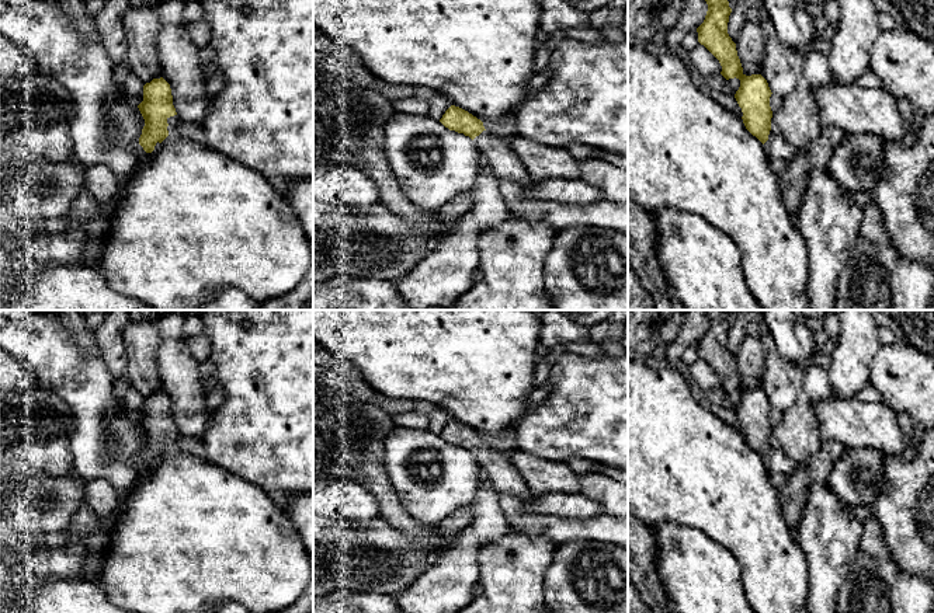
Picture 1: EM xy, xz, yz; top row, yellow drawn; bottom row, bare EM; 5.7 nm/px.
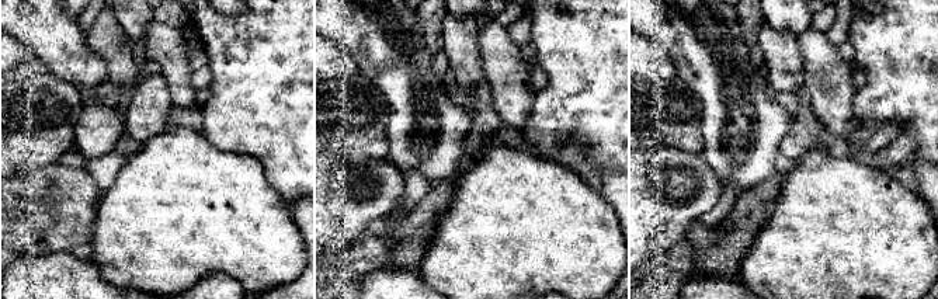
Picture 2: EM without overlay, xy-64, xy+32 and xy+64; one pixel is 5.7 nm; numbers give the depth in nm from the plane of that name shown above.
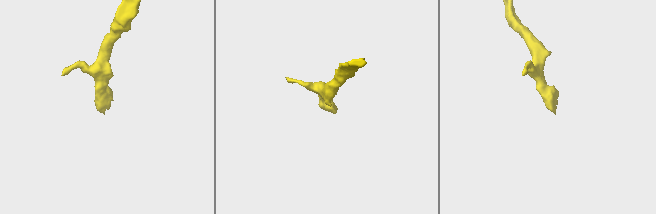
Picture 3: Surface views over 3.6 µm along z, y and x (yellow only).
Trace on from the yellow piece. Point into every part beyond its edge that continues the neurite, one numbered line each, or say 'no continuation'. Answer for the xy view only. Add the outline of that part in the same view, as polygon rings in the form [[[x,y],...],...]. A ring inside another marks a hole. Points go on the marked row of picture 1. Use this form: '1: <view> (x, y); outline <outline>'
1: xy (173, 121); outline [[[174,115],[174,116],[170,116],[170,118],[167,118],[167,123],[169,123],[169,126],[167,126],[167,130],[169,130],[169,136],[170,135],[174,135],[174,129],[177,128],[177,125],[180,123],[180,116],[178,115]]]

